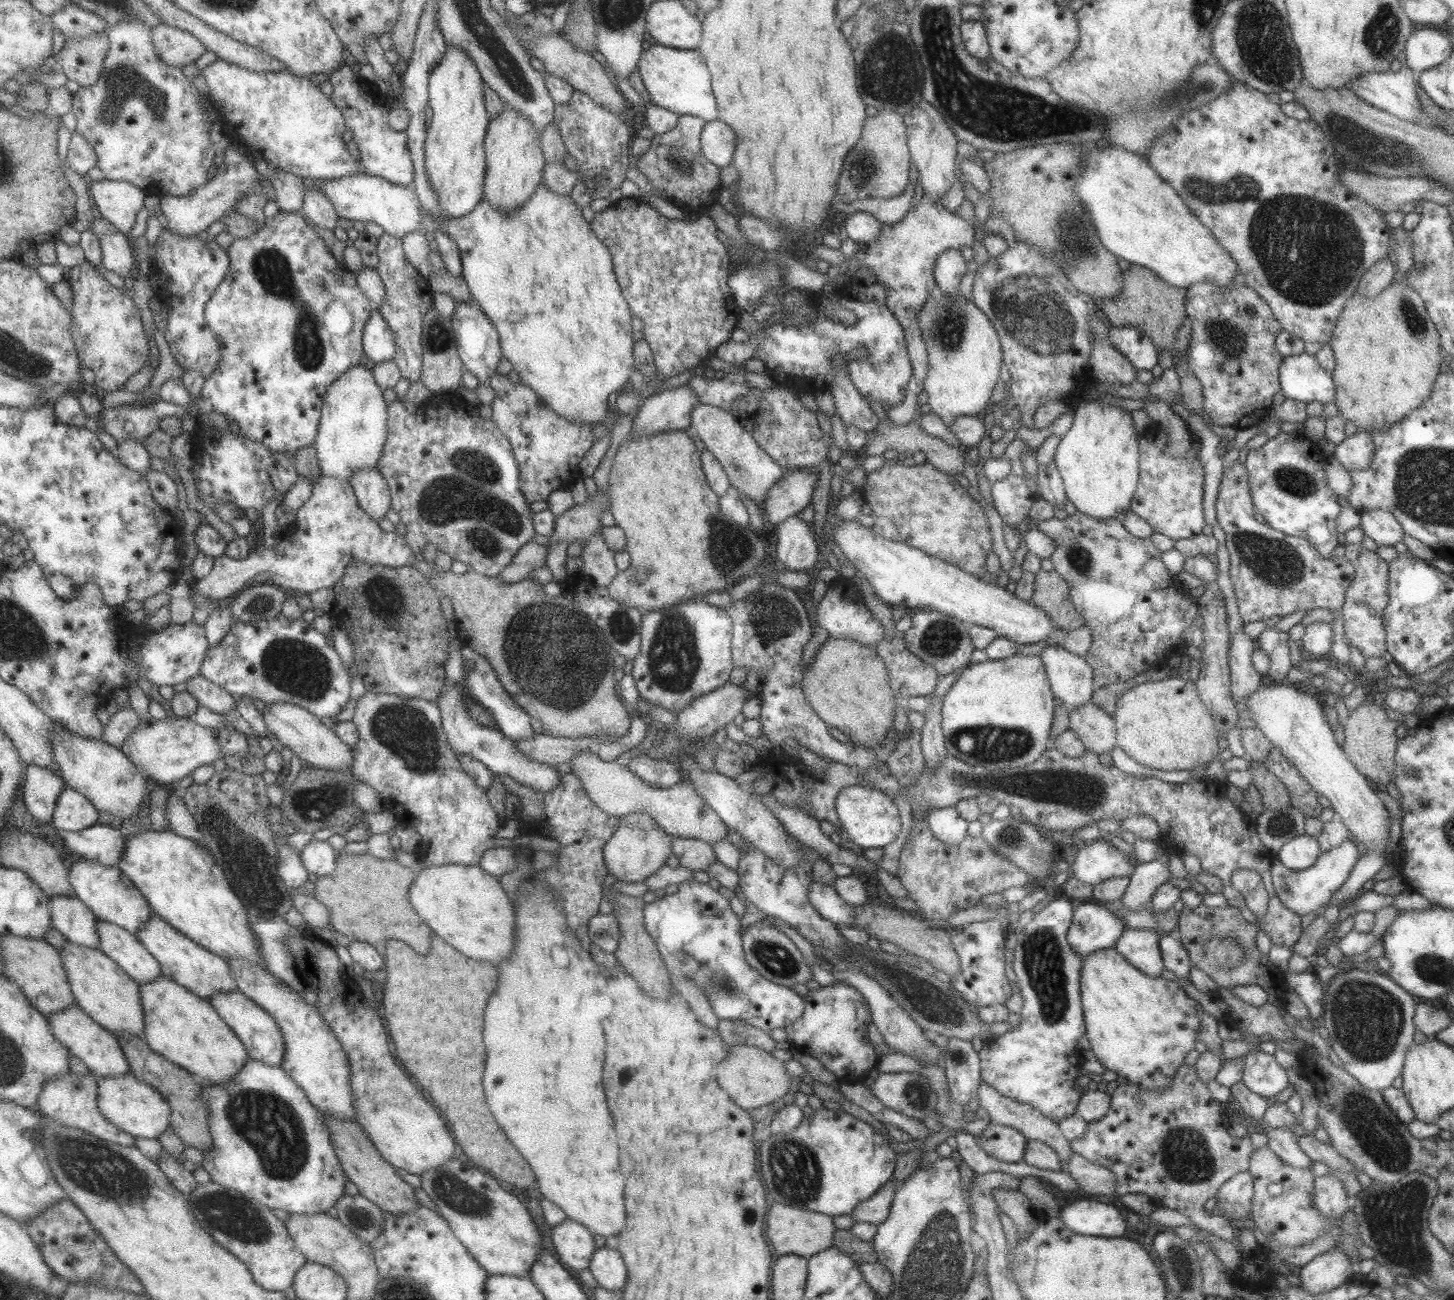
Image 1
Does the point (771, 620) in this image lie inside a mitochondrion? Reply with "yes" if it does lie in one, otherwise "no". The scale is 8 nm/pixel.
yes

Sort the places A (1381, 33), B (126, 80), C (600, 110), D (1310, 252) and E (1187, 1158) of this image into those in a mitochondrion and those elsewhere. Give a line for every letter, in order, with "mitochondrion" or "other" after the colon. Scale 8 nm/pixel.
A: mitochondrion
B: mitochondrion
C: other
D: mitochondrion
E: mitochondrion

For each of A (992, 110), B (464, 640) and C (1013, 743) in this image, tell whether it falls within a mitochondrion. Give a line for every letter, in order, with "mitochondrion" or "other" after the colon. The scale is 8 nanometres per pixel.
A: mitochondrion
B: other
C: mitochondrion

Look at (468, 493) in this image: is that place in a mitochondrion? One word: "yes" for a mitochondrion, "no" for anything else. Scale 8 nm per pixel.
yes

